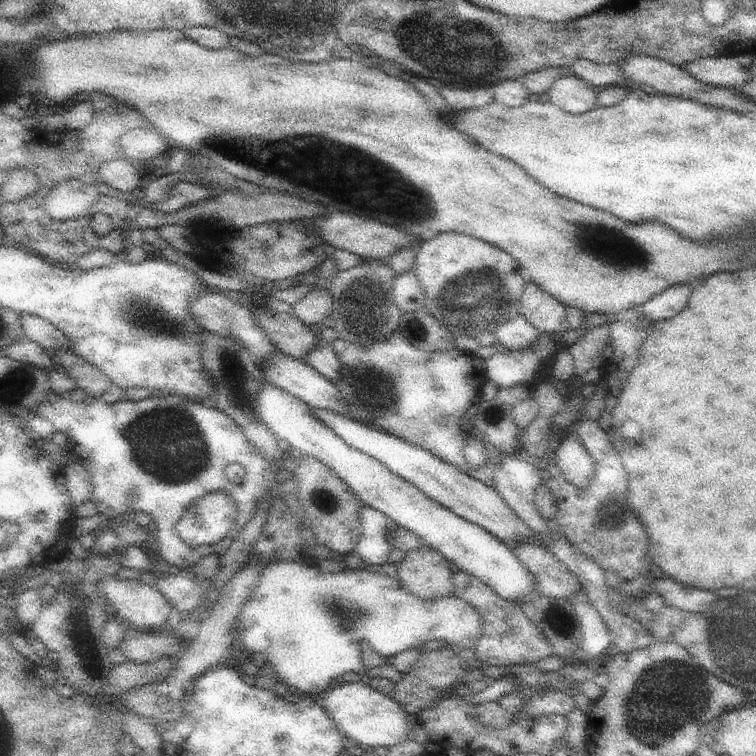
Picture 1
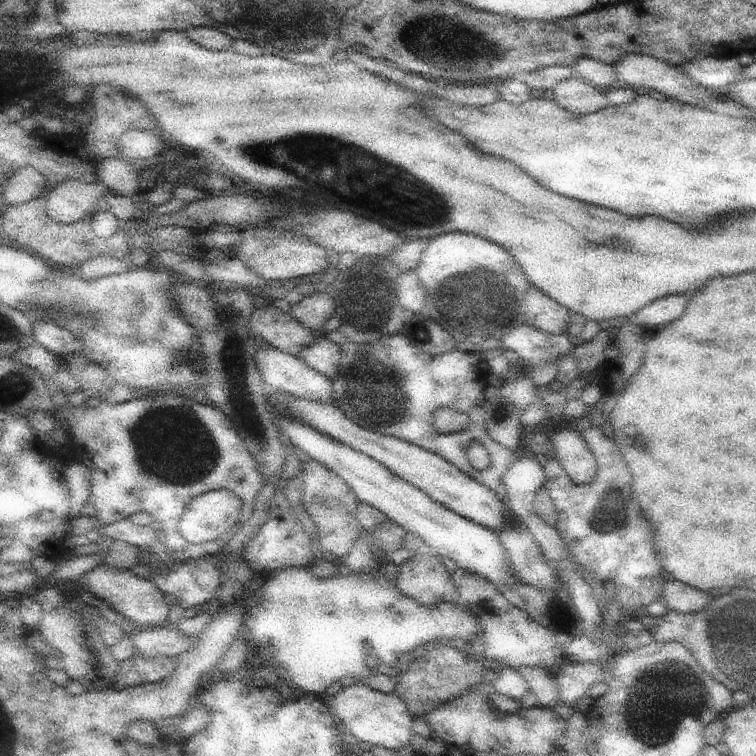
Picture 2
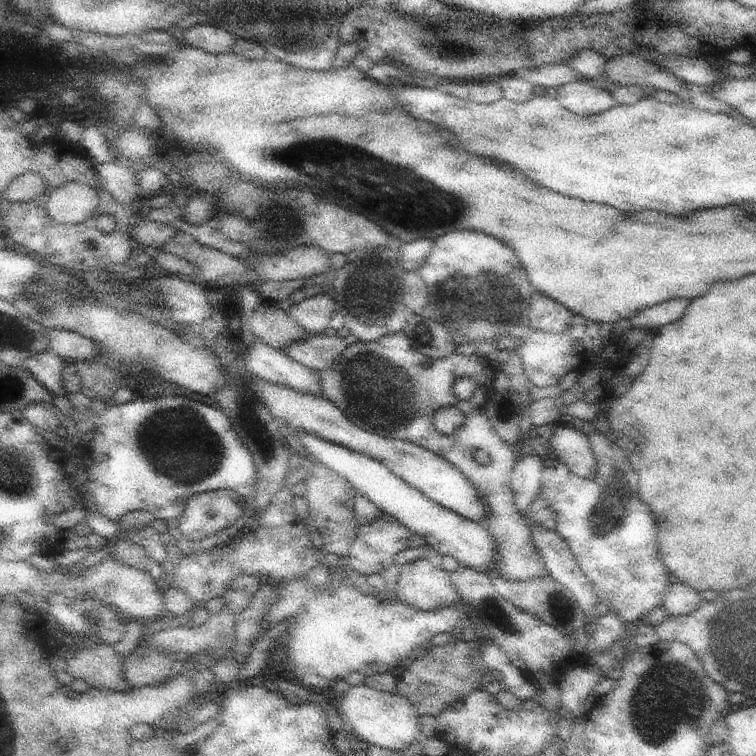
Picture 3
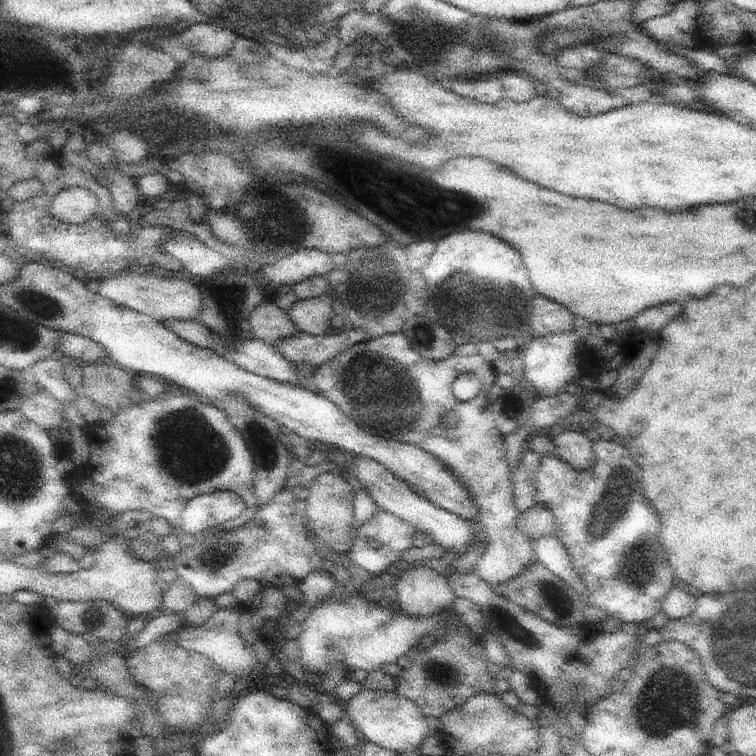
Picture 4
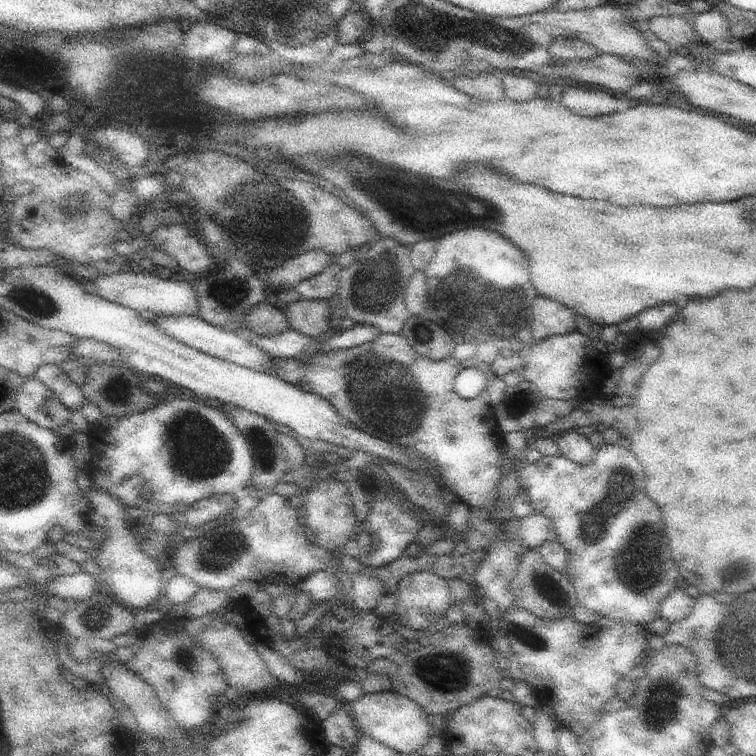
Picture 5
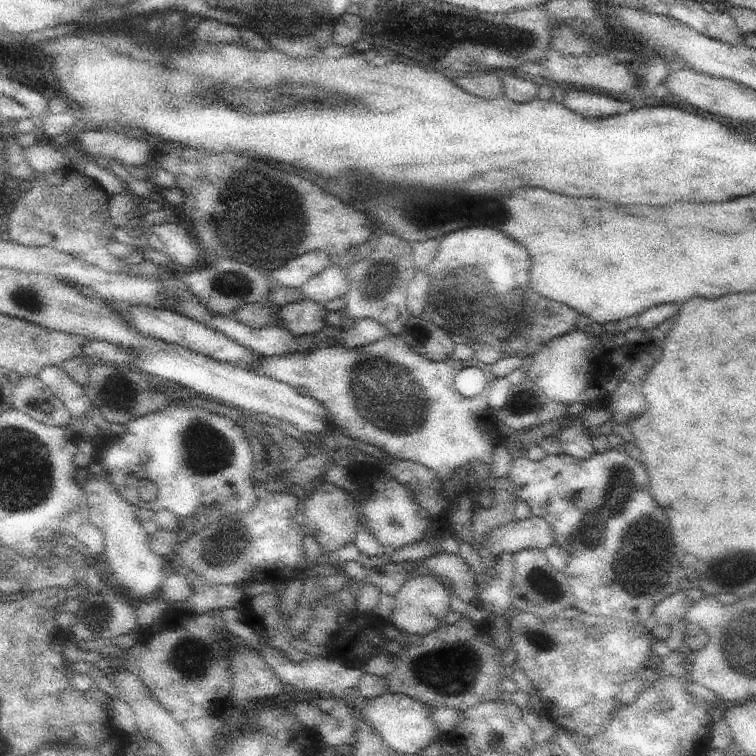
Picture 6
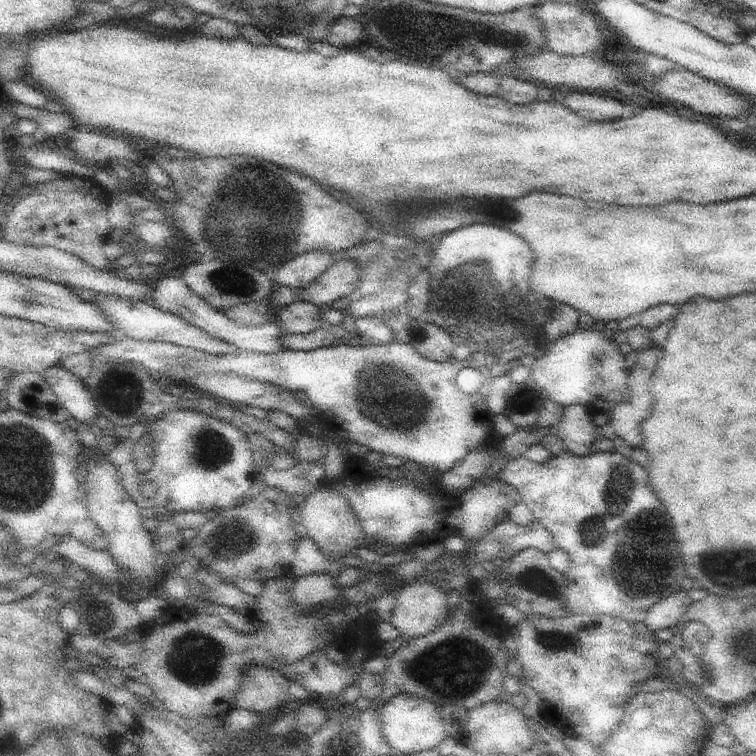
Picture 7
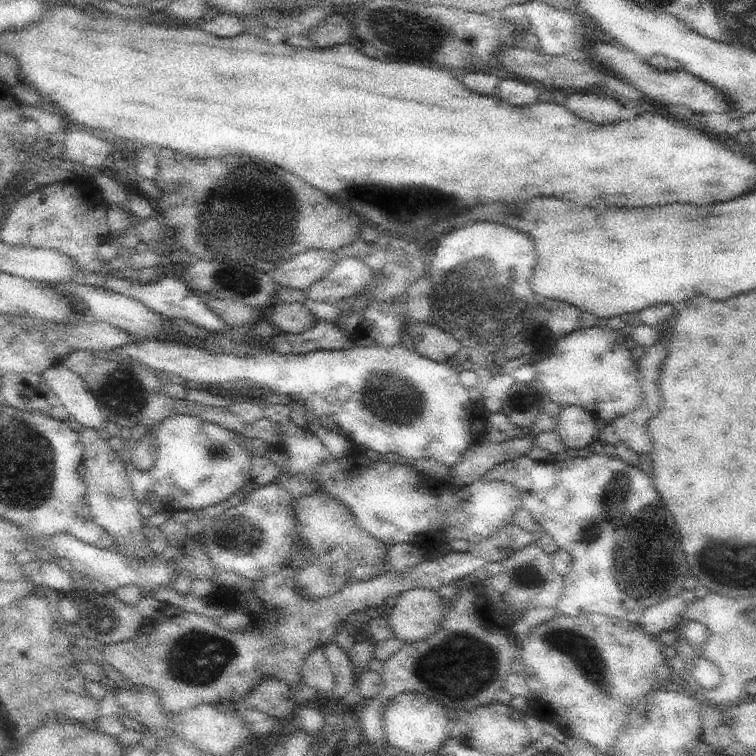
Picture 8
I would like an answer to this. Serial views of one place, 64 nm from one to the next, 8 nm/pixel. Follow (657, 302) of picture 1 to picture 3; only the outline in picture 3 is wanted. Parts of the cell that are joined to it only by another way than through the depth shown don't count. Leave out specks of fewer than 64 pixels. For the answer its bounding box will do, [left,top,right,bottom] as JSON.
[632,298,690,332]

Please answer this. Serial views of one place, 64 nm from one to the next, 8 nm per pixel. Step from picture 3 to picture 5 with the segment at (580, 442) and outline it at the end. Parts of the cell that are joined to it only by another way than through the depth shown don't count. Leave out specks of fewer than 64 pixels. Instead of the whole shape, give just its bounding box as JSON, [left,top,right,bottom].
[556,429,596,464]

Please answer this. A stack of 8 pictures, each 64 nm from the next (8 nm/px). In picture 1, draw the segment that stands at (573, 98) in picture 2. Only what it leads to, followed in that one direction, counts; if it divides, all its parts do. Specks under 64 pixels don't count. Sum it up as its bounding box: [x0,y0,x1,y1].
[547,72,600,114]

